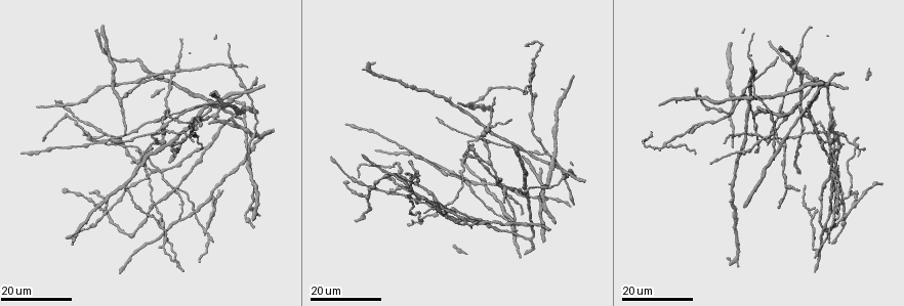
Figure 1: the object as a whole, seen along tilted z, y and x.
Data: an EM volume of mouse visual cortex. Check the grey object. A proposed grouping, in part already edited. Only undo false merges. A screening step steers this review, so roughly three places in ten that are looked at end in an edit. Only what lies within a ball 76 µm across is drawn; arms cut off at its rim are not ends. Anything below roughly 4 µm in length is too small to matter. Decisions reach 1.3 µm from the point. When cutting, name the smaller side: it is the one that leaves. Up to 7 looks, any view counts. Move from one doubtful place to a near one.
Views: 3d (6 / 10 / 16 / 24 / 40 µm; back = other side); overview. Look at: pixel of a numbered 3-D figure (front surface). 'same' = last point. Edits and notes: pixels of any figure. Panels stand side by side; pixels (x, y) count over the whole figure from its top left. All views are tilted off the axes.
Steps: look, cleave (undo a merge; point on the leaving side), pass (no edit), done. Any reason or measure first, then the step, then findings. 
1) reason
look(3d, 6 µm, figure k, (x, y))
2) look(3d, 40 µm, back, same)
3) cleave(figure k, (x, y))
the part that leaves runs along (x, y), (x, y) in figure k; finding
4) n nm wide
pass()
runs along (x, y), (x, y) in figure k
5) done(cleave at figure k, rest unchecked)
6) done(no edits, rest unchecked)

four arms meet
look(3d, 24 µm, figure 1, (204, 107))

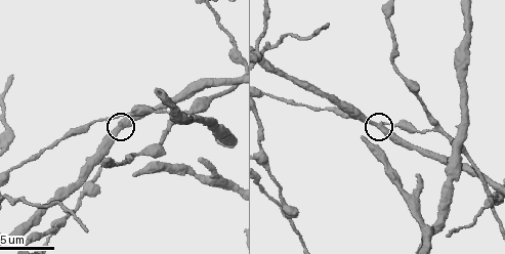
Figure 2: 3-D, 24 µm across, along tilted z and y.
look(3d, 6 µm, figure 2, (120, 122))

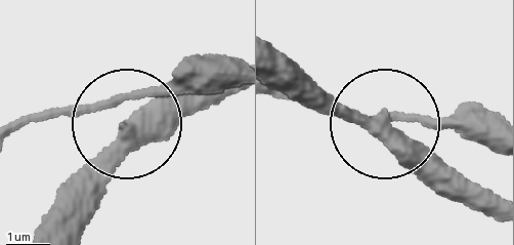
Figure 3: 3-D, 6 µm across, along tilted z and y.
side arm 61 µm
pass()
runs along (495, 213), (389, 130), (297, 101) in figure 3; continuous, no second neuron

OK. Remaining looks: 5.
look(3d, 10 µm, figure 2, (433, 127))

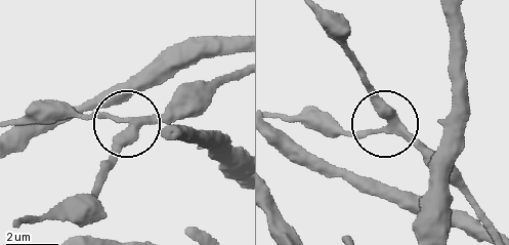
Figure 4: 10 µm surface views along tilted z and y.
pass()
runs along (493, 232), (463, 185), (391, 131), (366, 72) in figure 4; continuous, no second neuron

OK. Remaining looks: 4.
three arms meet
look(3d, 24 µm, figure 1, (173, 76))

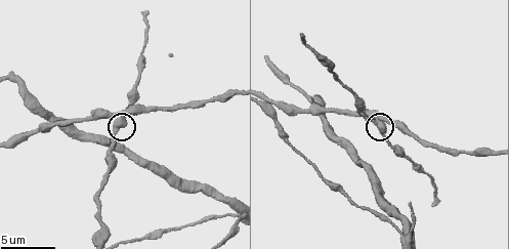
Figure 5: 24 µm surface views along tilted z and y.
zoom in
look(3d, 10 µm, figure 5, (118, 128))

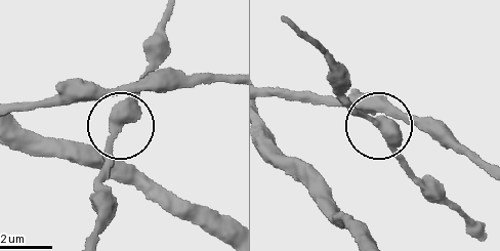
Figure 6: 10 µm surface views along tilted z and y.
360 nm wide
pass()
continuous, no second neuron

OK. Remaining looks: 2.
done(no edits, rest unchecked)

